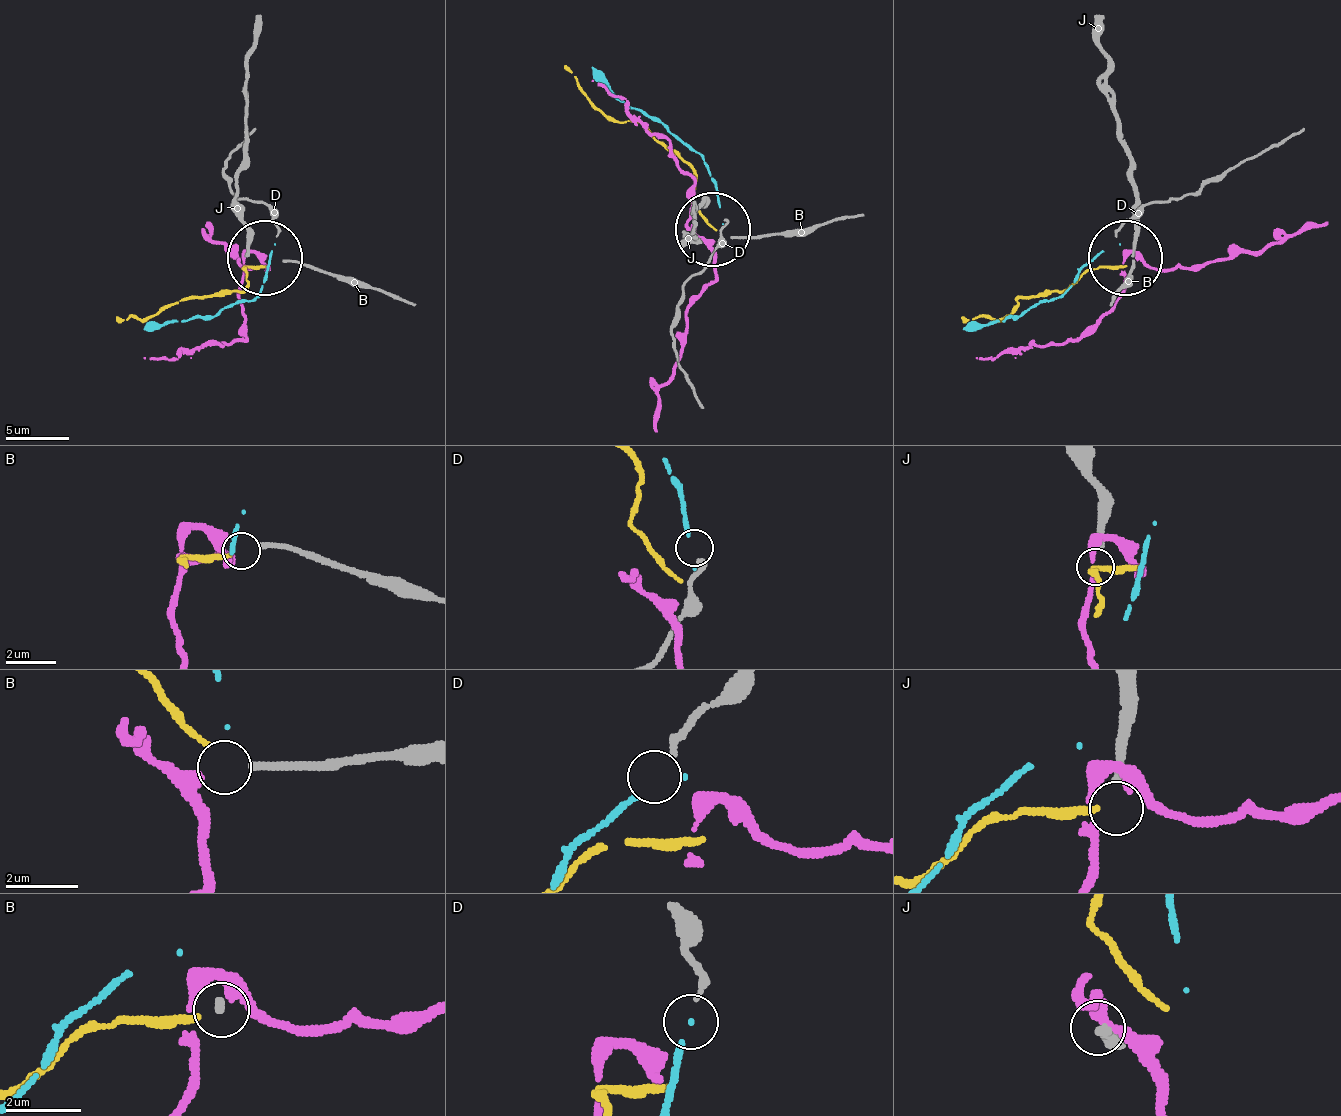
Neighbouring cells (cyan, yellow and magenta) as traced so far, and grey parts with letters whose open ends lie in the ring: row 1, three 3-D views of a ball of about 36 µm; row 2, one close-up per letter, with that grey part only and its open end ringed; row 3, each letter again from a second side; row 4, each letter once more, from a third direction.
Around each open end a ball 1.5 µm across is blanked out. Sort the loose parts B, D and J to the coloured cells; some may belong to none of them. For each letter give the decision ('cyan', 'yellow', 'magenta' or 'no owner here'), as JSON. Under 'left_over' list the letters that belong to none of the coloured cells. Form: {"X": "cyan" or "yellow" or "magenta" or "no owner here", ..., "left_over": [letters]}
{"B": "no owner here", "D": "no owner here", "J": "no owner here", "left_over": ["B", "D", "J"]}

